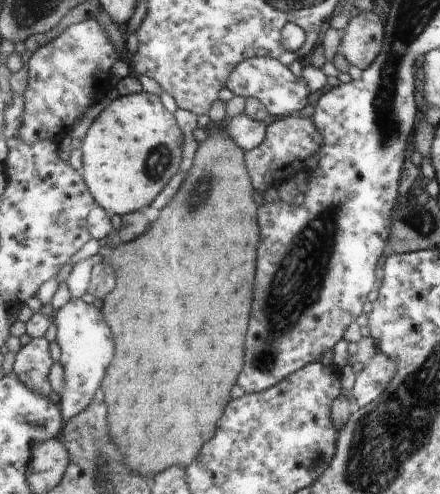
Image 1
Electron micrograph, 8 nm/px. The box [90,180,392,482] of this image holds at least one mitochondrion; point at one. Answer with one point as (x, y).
(317, 457)

